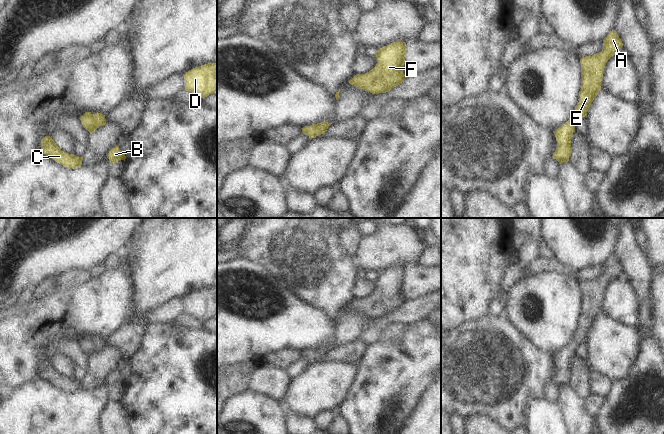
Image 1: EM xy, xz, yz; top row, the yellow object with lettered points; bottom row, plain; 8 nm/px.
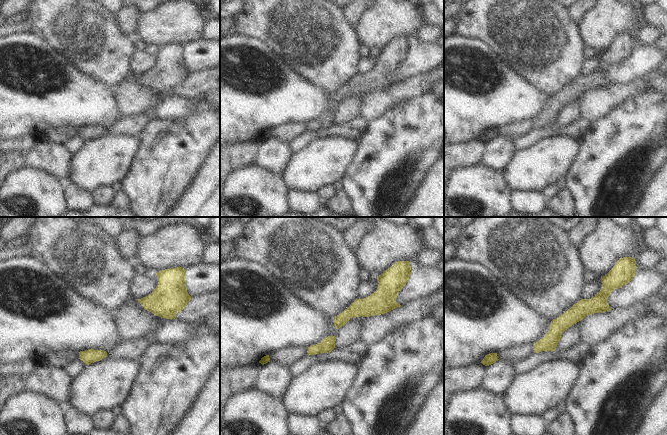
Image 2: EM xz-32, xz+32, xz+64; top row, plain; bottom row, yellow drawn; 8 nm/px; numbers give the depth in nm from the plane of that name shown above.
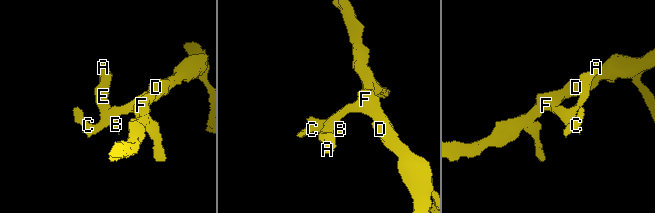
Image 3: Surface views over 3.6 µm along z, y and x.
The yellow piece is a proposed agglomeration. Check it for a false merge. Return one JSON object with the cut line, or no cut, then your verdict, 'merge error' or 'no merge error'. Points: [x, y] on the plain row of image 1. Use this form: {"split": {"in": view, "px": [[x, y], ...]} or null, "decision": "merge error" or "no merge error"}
{"split": null, "decision": "no merge error"}

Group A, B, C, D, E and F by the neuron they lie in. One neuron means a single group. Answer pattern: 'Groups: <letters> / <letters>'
Groups: A B C D E F.

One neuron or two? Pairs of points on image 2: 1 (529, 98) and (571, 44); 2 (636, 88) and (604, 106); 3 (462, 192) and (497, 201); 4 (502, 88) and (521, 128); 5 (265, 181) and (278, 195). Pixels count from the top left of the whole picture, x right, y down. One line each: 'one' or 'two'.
1: two
2: one
3: one
4: two
5: one

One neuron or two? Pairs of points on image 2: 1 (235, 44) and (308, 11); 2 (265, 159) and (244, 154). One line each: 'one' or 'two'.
1: two
2: two

